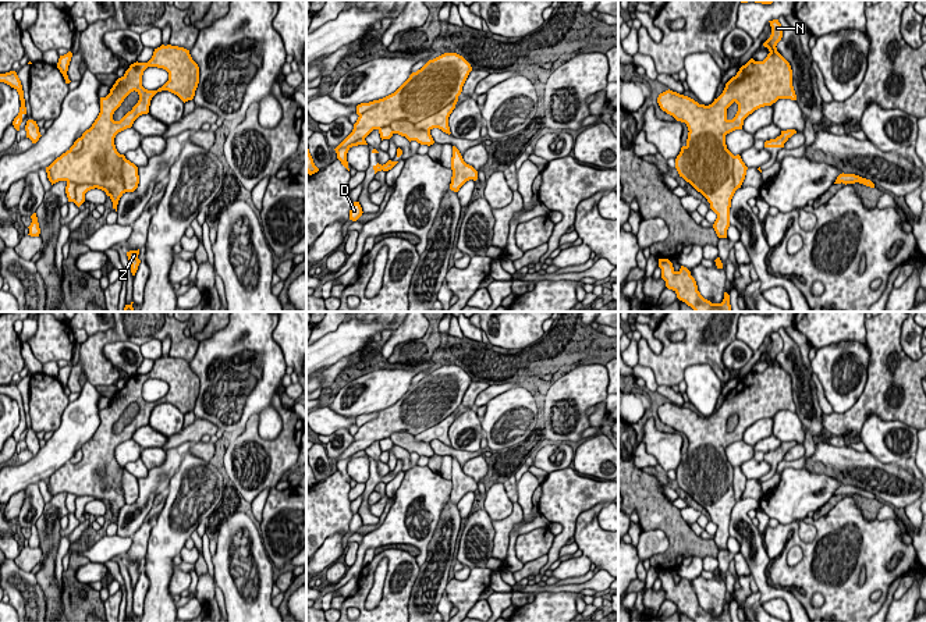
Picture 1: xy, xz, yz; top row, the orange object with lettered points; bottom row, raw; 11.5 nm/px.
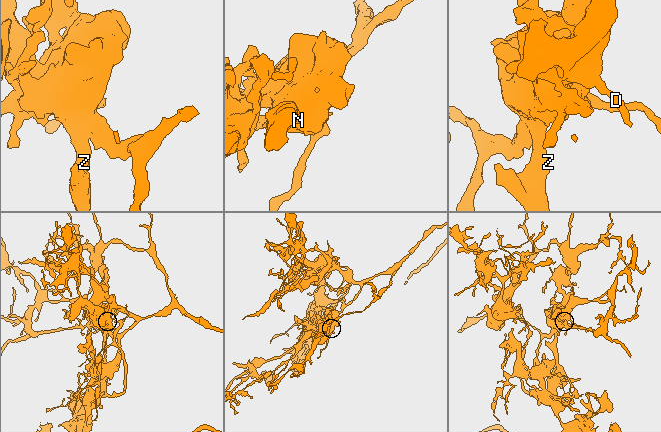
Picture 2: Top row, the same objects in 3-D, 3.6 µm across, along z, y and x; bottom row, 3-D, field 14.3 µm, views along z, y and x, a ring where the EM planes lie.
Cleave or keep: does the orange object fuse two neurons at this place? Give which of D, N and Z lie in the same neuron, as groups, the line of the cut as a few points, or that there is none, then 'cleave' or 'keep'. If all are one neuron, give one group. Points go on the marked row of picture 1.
D N / Z; cut in xz along (457, 96), (419, 121), (391, 121), (379, 130); cleave

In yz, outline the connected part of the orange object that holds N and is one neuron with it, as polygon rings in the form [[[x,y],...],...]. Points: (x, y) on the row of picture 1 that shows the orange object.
[[[778,19],[769,21],[771,26],[771,35],[770,38],[763,43],[764,47],[769,49],[770,53],[777,51],[777,43],[783,38],[783,26],[778,22]]]

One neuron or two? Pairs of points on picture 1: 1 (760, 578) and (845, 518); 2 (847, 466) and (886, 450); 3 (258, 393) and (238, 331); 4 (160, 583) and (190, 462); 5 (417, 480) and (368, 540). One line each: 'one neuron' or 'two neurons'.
1: two neurons
2: two neurons
3: one neuron
4: one neuron
5: one neuron

